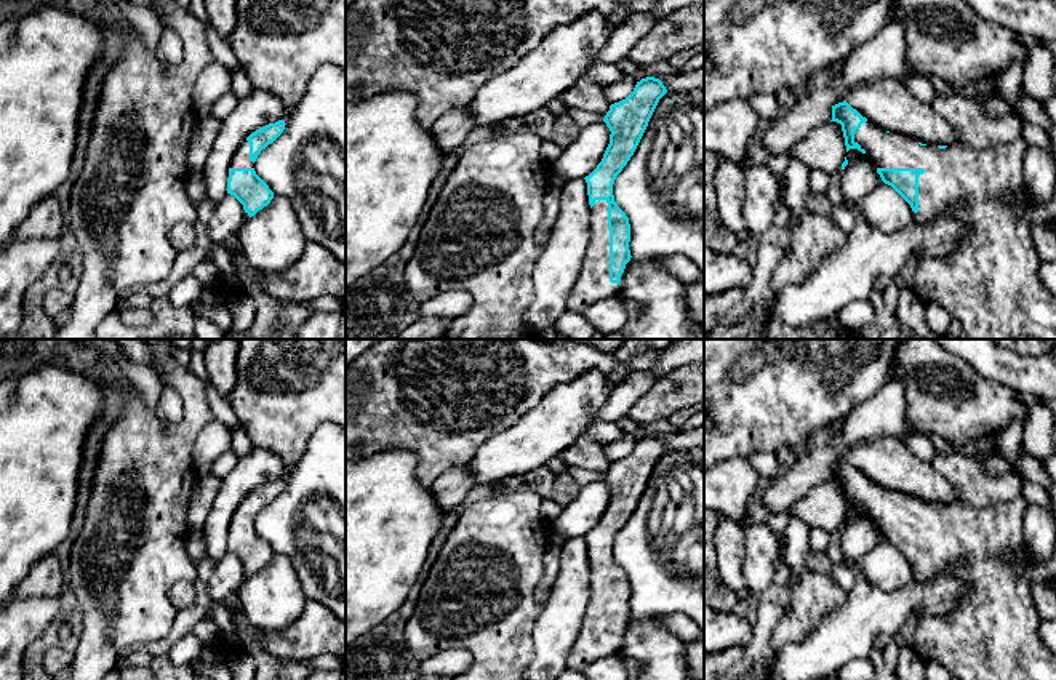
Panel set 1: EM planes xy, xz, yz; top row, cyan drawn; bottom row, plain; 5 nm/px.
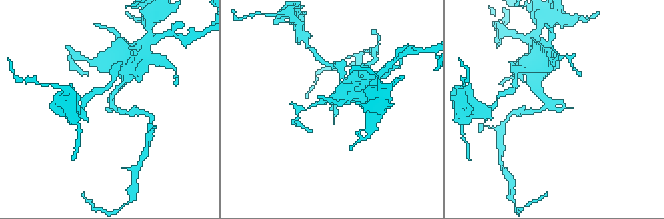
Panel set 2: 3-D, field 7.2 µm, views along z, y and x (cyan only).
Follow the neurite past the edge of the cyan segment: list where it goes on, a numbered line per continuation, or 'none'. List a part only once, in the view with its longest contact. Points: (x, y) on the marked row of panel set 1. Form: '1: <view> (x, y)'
1: xz (592, 285)

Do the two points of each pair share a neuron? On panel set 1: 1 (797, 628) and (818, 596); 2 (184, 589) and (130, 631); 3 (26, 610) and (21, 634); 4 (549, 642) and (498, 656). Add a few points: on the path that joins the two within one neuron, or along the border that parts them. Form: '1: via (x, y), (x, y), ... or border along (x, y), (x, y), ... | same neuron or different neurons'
1: via (800, 620), (810, 604) | same neuron
2: border along (191, 578), (170, 591), (180, 612) | different neurons
3: via (26, 616), (21, 621), (21, 628) | same neuron
4: border along (541, 610), (533, 626), (533, 658), (528, 663) | different neurons

